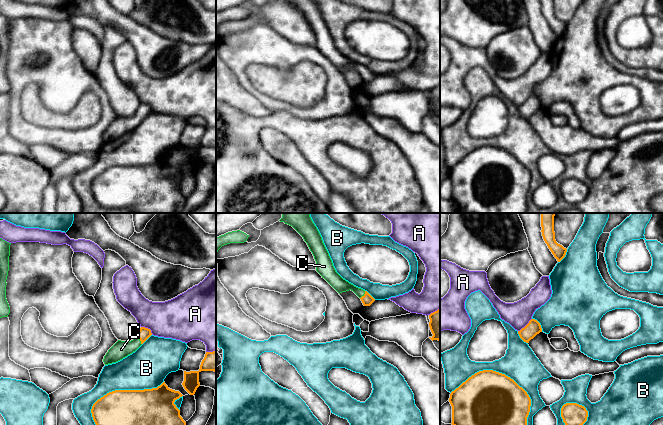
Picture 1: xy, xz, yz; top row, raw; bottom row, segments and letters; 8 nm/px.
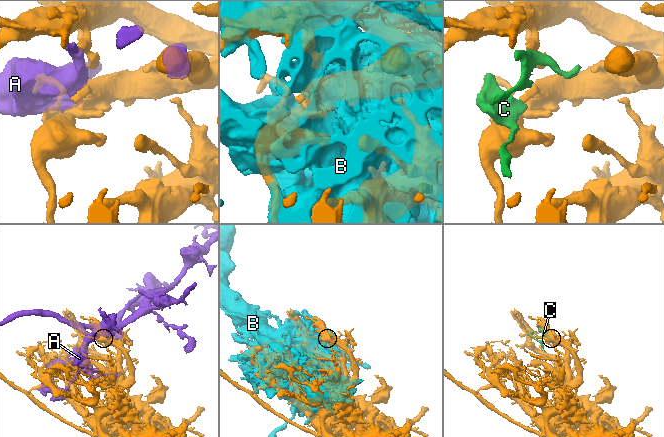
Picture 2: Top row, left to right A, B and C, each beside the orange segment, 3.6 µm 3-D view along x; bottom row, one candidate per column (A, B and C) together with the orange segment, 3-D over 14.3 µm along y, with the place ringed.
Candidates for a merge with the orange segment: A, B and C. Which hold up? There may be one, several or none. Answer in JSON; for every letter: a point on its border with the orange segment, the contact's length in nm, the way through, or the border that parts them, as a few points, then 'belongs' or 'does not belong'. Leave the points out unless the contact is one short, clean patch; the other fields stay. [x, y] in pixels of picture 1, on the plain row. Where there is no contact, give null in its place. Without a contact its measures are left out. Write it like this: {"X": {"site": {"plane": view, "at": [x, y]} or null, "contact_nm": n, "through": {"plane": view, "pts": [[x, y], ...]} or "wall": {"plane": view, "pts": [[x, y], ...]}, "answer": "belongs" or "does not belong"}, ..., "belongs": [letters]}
{"A": {"site": {"plane": "yz", "at": [526, 101]}, "contact_nm": 160, "answer": "does not belong"}, "B": {"site": {"plane": "xy", "at": [118, 166]}, "contact_nm": 650, "answer": "does not belong"}, "C": {"site": {"plane": "xy", "at": [140, 116]}, "contact_nm": 80, "through": {"plane": "xy", "pts": [[143, 110], [140, 116], [132, 122], [121, 125]]}, "answer": "belongs"}, "belongs": ["C"]}

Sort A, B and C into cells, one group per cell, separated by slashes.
A / B / C

